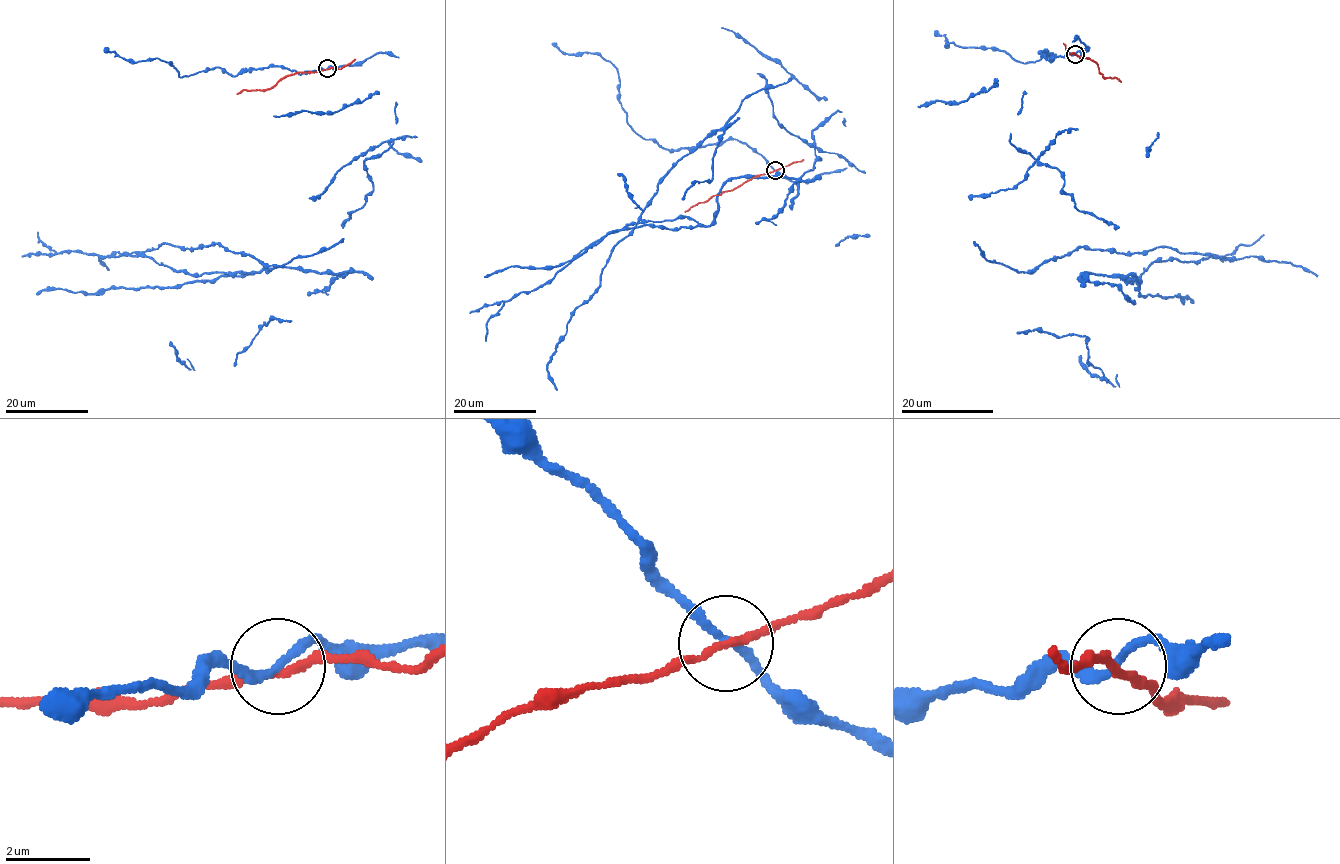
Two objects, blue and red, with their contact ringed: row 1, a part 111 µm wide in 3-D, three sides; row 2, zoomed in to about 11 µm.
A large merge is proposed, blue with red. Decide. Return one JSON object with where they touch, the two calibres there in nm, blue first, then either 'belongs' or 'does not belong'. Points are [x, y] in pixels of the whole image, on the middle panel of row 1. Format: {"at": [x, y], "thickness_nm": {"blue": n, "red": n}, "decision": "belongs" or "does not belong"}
{"at": [775, 170], "thickness_nm": {"blue": 190, "red": 170}, "decision": "does not belong"}

